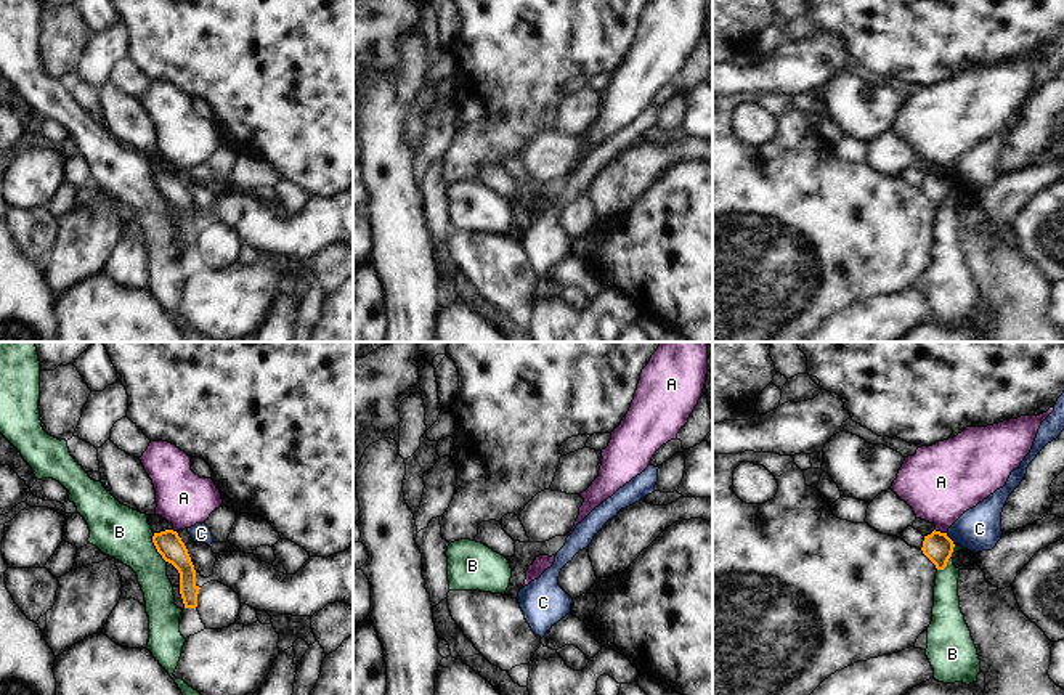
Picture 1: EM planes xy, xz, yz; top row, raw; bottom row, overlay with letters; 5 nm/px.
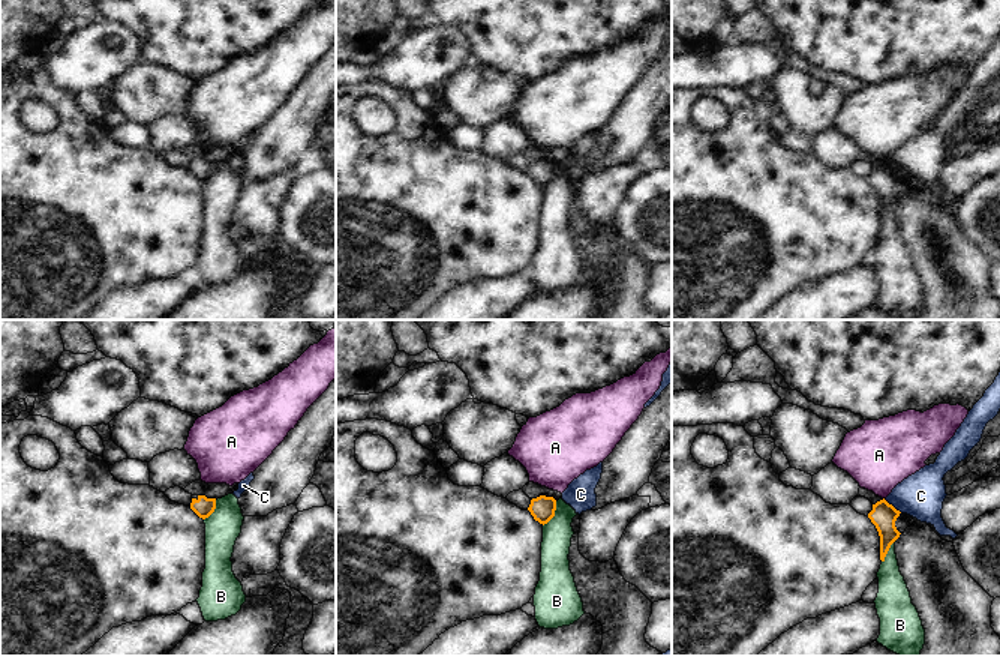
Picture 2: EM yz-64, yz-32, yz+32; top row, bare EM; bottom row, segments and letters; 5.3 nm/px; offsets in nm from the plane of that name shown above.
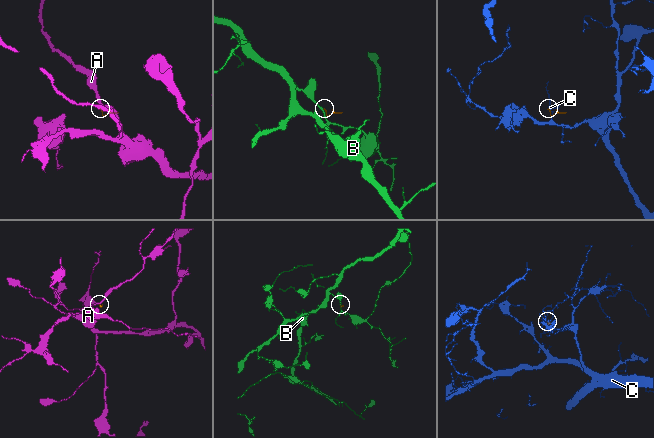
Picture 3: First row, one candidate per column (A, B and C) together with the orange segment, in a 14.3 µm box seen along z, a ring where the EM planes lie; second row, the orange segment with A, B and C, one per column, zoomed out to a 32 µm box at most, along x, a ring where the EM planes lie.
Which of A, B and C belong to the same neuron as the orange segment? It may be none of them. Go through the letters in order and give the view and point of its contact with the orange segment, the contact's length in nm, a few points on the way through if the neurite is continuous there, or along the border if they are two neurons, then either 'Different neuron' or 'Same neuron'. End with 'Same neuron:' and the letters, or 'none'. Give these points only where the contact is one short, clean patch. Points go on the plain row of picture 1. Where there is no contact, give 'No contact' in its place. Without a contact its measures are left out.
A: Touches orange at yz (939, 172). Shared border 70 nm. Boundary: yz (934, 170), (946, 174). Different neuron
B: Touches orange at yz (949, 198). Shared border 160 nm. Different neuron
C: Touches orange at yz (950, 180). Shared border 80 nm. Boundary: yz (946, 174), (954, 185). Different neuron
Same neuron: none

